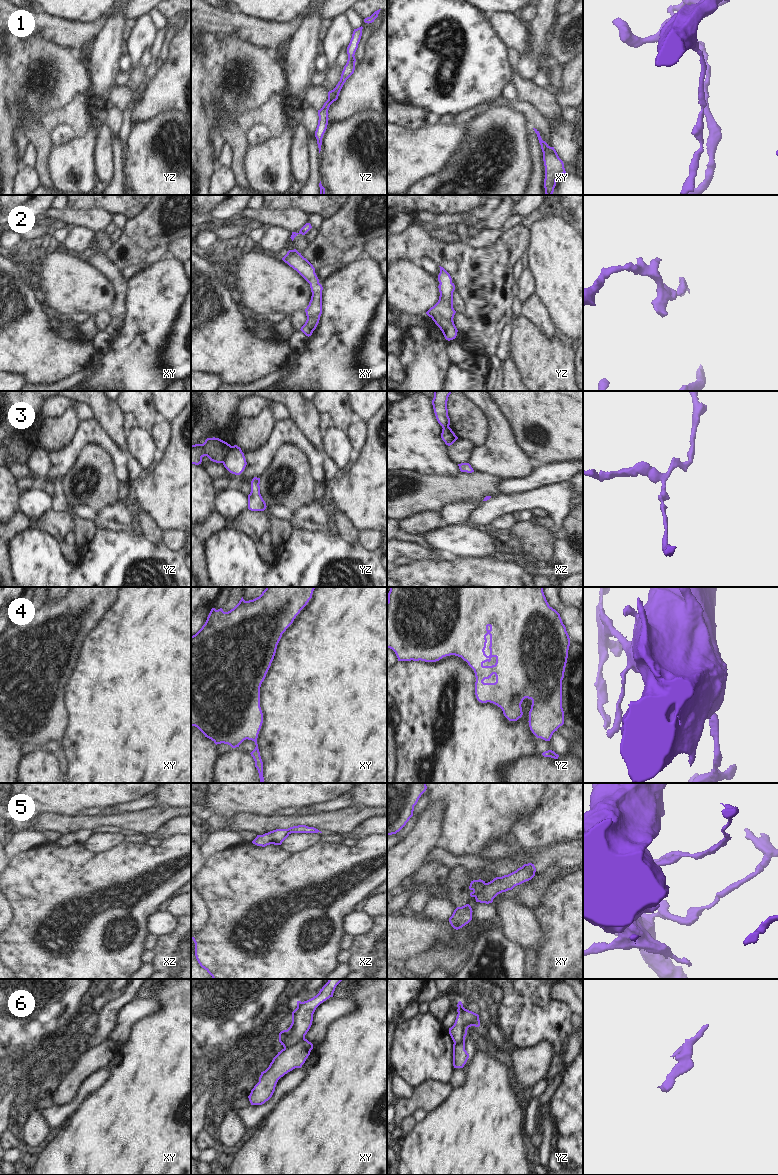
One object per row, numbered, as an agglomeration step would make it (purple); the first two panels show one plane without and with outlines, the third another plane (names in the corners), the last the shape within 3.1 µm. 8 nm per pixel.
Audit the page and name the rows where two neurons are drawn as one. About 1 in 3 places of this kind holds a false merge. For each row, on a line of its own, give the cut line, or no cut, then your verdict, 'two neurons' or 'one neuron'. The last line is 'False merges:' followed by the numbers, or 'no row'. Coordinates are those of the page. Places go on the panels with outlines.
1: cut none; one neuron
2: cut none; one neuron
3: cut yz (232, 446), (222, 462); two neurons
4: cut none; one neuron
5: cut xy (485, 883), (474, 896); two neurons
6: cut xy (304, 1037), (284, 1047); two neurons
False merges: 3, 5, 6

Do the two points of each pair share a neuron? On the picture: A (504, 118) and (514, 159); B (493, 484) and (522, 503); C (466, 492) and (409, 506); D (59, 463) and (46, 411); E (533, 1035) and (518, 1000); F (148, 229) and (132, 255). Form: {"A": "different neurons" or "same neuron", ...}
{"A": "same neuron", "B": "different neurons", "C": "same neuron", "D": "different neurons", "E": "same neuron", "F": "same neuron"}

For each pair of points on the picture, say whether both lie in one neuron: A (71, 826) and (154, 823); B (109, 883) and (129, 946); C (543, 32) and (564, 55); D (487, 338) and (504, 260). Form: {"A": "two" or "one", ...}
{"A": "one", "B": "one", "C": "two", "D": "one"}

